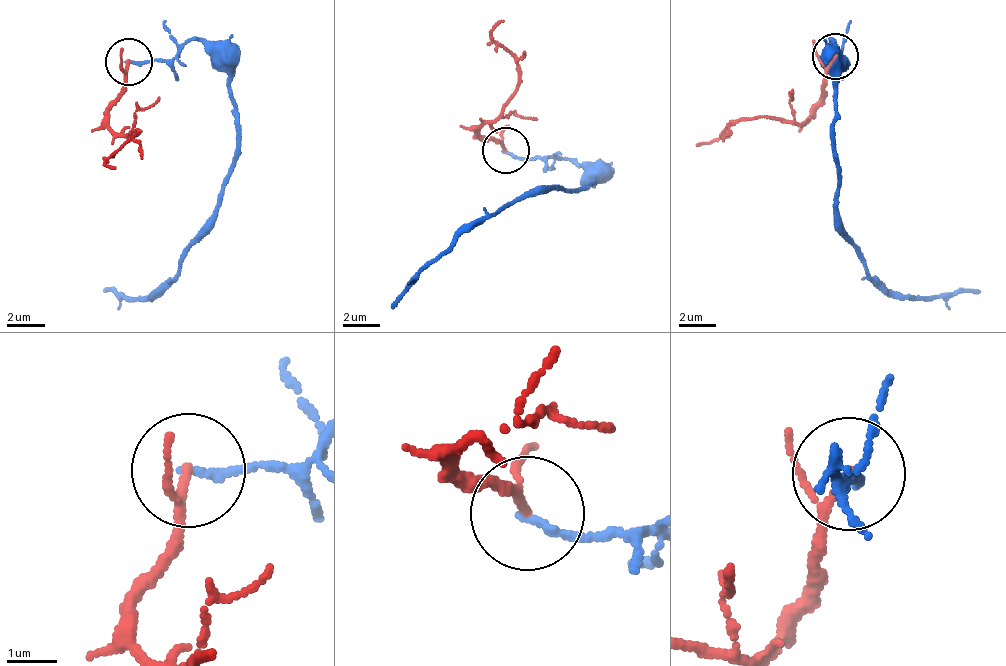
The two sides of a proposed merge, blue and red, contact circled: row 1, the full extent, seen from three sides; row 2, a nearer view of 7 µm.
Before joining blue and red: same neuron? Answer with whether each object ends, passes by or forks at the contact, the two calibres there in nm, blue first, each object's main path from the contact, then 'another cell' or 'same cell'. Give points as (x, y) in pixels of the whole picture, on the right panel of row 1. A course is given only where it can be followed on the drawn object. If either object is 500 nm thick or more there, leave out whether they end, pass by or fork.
blue ends | red passes by | 140/120 nm | blue via (835, 54), (834, 59), (830, 42), (837, 219), (866, 274), (889, 291), (922, 298), (982, 290) | red via (834, 55), (815, 112), (792, 123), (734, 119), (717, 139), (696, 145) | another cell

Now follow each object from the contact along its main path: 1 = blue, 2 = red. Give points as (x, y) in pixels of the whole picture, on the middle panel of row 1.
1: (502, 149), (543, 159), (565, 158), (594, 175), (583, 184), (550, 189), (486, 212), (435, 260), (391, 309)
2: (507, 149), (479, 131), (499, 114), (518, 82), (518, 59), (490, 37), (503, 20)

